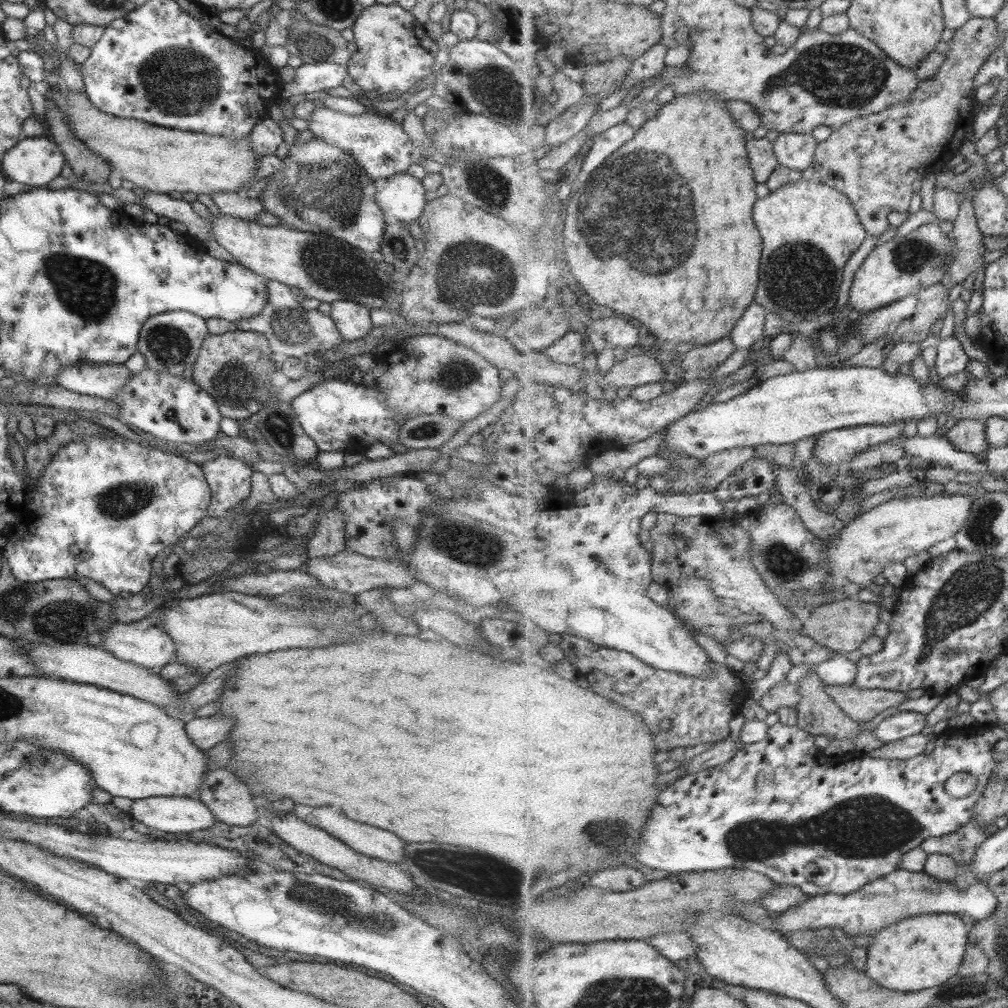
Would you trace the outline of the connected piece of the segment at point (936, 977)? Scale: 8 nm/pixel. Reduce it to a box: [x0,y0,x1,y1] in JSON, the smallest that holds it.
[865,913,969,992]

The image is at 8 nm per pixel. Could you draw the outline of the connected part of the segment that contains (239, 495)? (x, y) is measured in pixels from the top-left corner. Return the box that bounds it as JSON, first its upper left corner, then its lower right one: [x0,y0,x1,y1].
[199,456,251,518]

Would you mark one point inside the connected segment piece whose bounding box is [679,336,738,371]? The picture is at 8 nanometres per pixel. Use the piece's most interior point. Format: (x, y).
(699, 358)

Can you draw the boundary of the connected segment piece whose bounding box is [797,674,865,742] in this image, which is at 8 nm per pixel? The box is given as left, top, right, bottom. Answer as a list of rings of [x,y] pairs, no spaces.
[[[809,674],[798,682],[802,699],[798,704],[797,724],[799,728],[810,732],[812,735],[827,736],[833,742],[842,738],[855,738],[863,732],[861,726],[865,720],[855,720],[845,714],[839,705],[826,691],[817,674]]]

